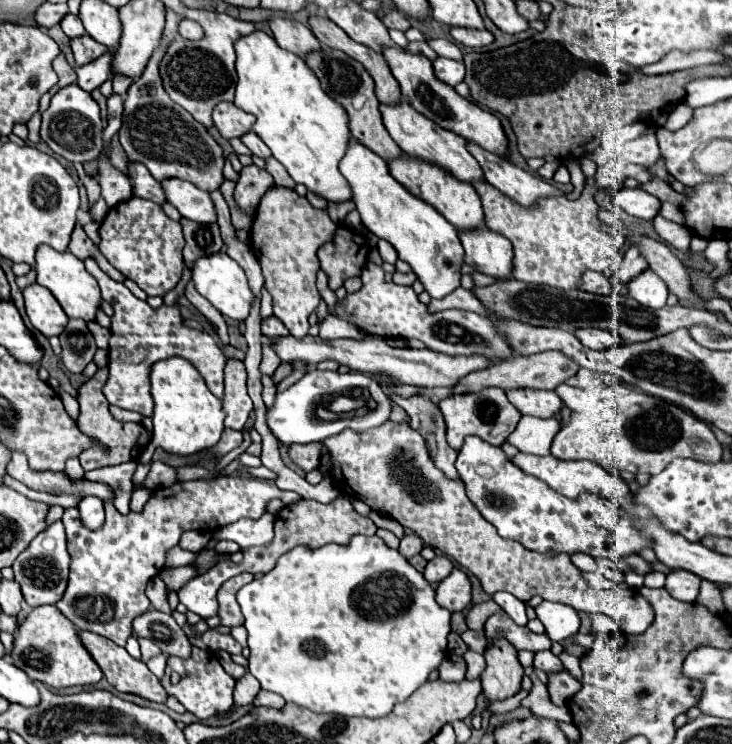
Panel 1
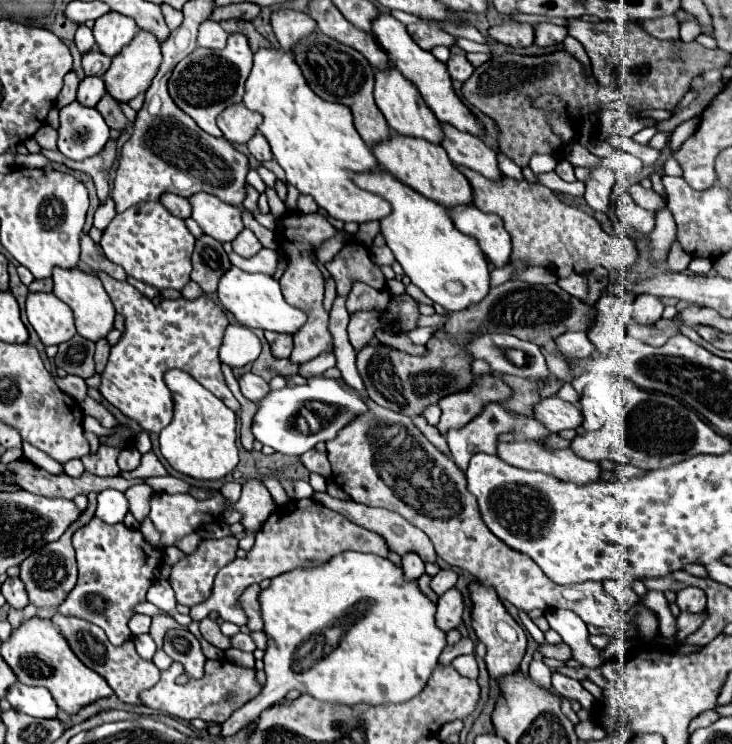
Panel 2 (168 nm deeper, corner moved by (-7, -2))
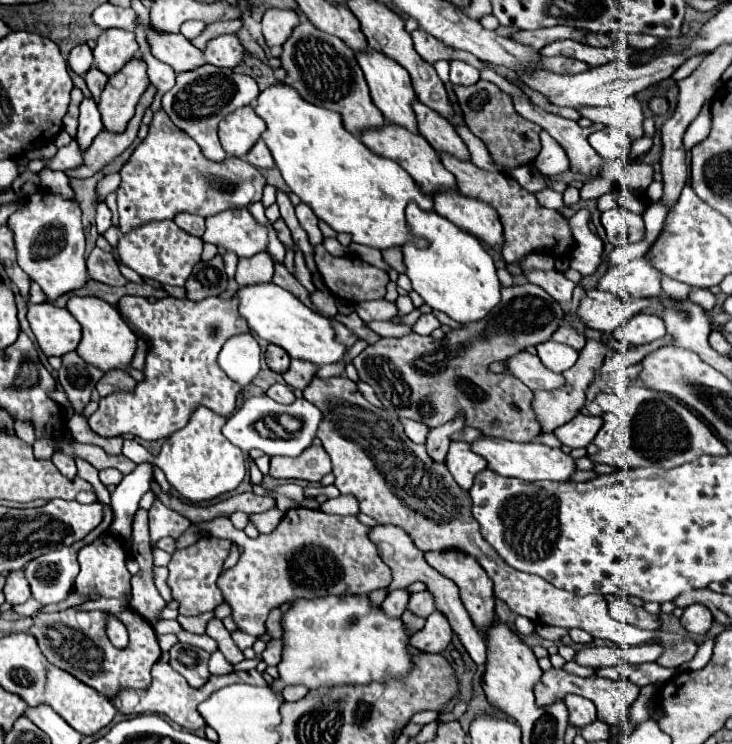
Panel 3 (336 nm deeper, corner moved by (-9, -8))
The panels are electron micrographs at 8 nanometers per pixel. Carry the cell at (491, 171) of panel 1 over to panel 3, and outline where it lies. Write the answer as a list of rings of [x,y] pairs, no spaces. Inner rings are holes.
[[[415,100],[411,106],[415,110],[419,134],[433,146],[433,150],[449,152],[449,154],[453,154],[453,156],[457,156],[461,160],[469,160],[467,146],[457,136],[455,128],[447,122],[447,118],[443,118],[439,112],[427,108],[419,100]]]

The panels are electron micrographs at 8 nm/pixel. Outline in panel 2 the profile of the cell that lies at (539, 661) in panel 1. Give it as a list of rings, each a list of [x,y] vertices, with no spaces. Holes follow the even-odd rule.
[[[553,670],[551,682],[553,682],[553,688],[555,688],[561,696],[565,696],[565,698],[569,698],[569,700],[581,702],[581,706],[583,706],[585,710],[593,710],[595,698],[593,698],[577,680],[573,680],[573,678],[569,678],[569,676]]]

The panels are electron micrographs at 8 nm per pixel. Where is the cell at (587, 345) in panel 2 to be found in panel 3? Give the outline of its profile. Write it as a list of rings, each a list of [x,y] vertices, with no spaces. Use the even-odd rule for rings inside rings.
[[[553,340],[541,342],[535,348],[537,348],[537,356],[543,362],[543,366],[547,366],[549,370],[555,370],[555,372],[569,370],[579,358],[579,354],[575,354],[575,350],[571,350],[571,346],[557,344]]]

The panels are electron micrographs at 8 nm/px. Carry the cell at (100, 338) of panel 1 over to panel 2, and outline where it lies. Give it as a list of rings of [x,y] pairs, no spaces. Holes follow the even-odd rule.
[[[101,338],[99,342],[97,342],[97,352],[95,352],[95,364],[97,364],[97,372],[101,374],[103,372],[103,368],[105,368],[105,364],[107,364],[107,358],[109,358],[109,342],[107,342],[107,338]]]

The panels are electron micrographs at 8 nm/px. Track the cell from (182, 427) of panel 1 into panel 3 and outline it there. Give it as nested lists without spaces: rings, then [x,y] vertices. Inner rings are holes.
[[[197,408],[189,424],[171,434],[161,446],[161,452],[153,458],[153,464],[165,472],[167,482],[179,492],[183,500],[191,504],[213,500],[225,492],[233,492],[245,478],[245,456],[237,446],[223,438],[223,422],[223,416],[207,408]]]

